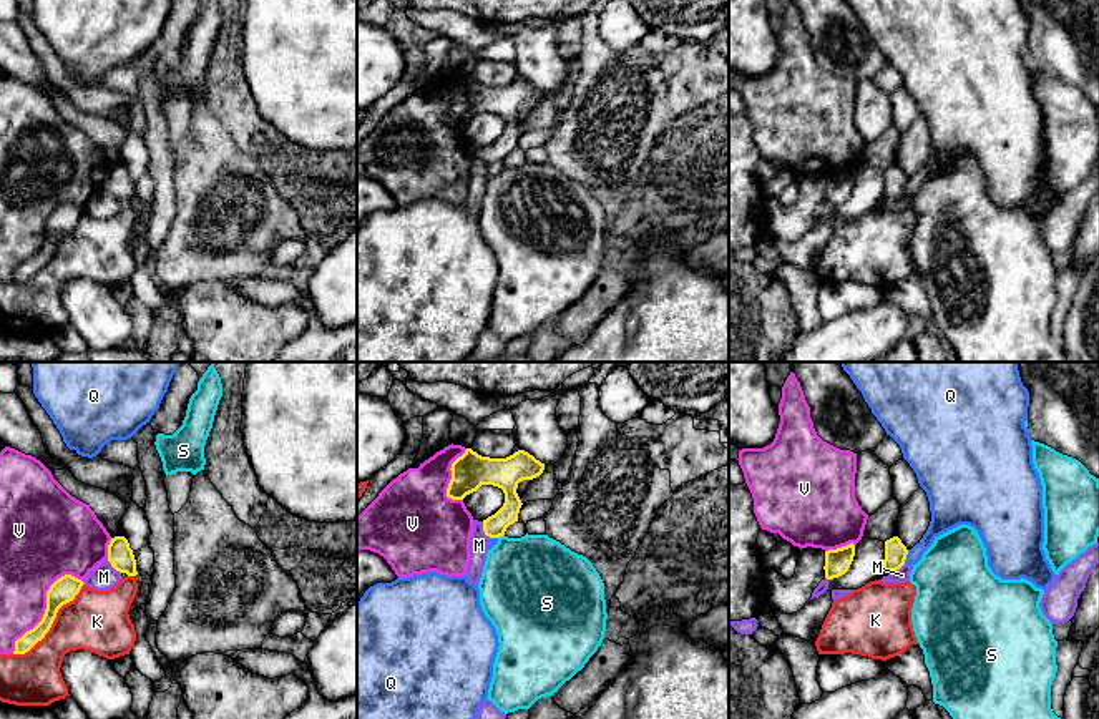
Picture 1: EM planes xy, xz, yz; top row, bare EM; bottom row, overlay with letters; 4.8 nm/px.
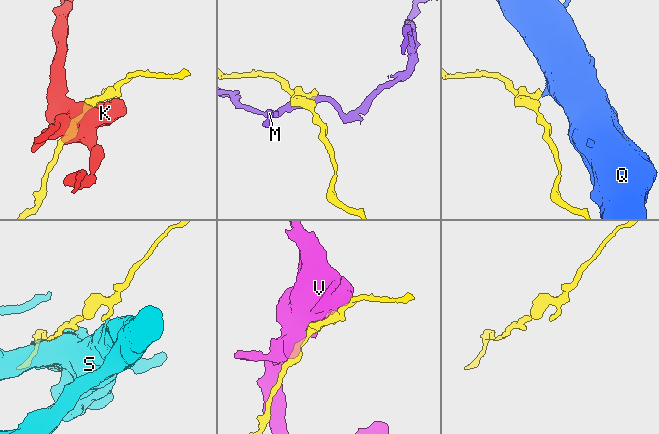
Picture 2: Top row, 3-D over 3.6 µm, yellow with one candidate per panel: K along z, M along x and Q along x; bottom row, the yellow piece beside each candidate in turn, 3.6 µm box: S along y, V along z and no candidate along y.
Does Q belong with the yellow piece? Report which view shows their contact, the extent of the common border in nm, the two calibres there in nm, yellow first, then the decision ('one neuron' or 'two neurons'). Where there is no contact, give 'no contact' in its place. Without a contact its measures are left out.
yz | 70 nm | 110/110 nm | two neurons

